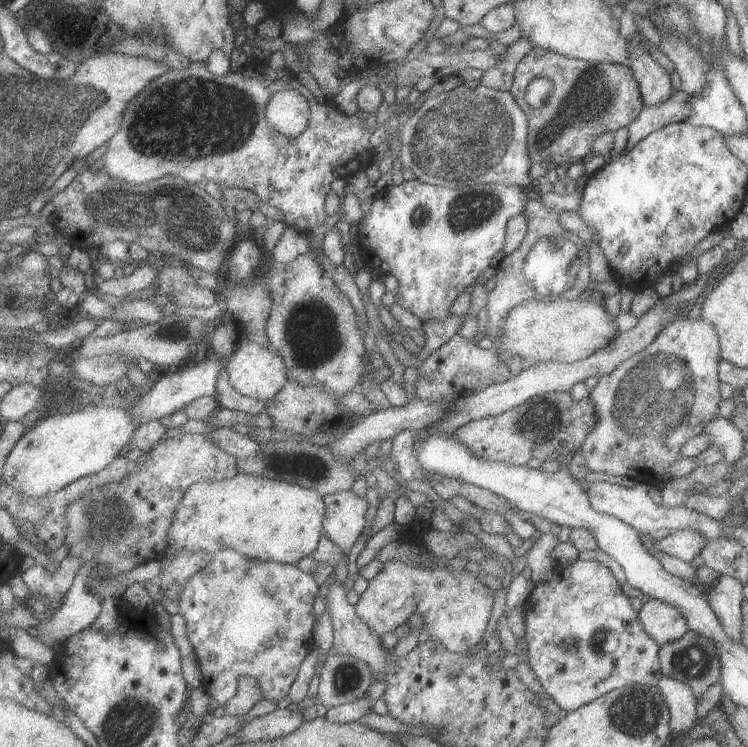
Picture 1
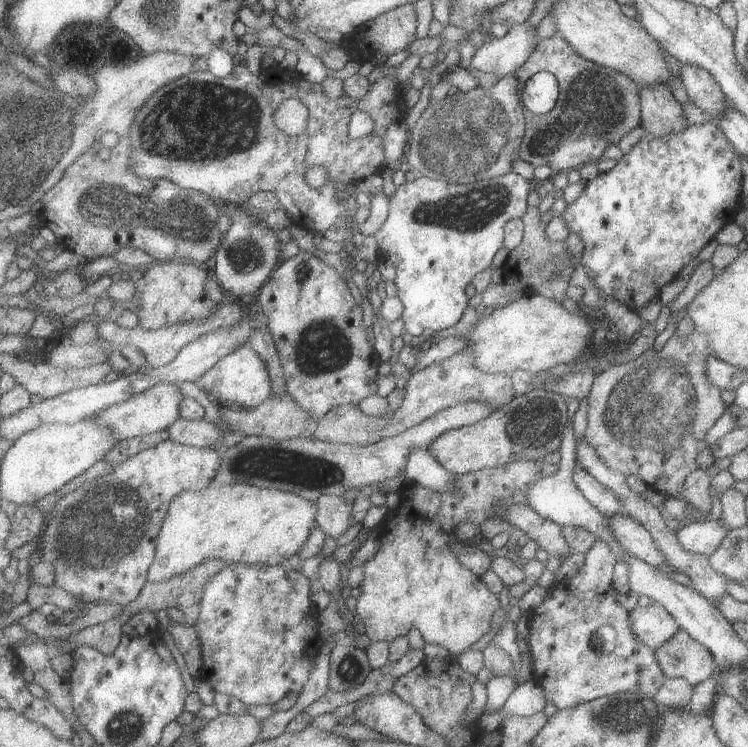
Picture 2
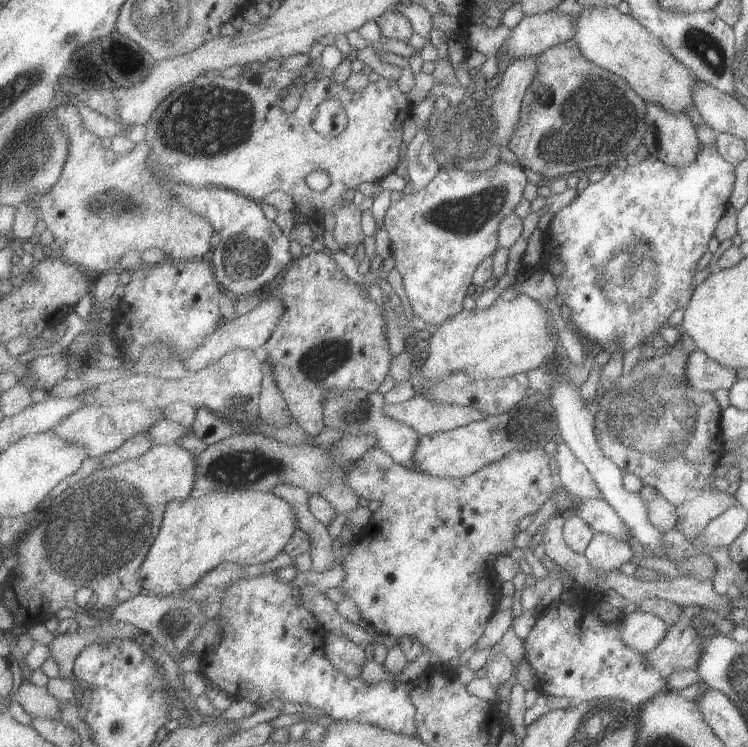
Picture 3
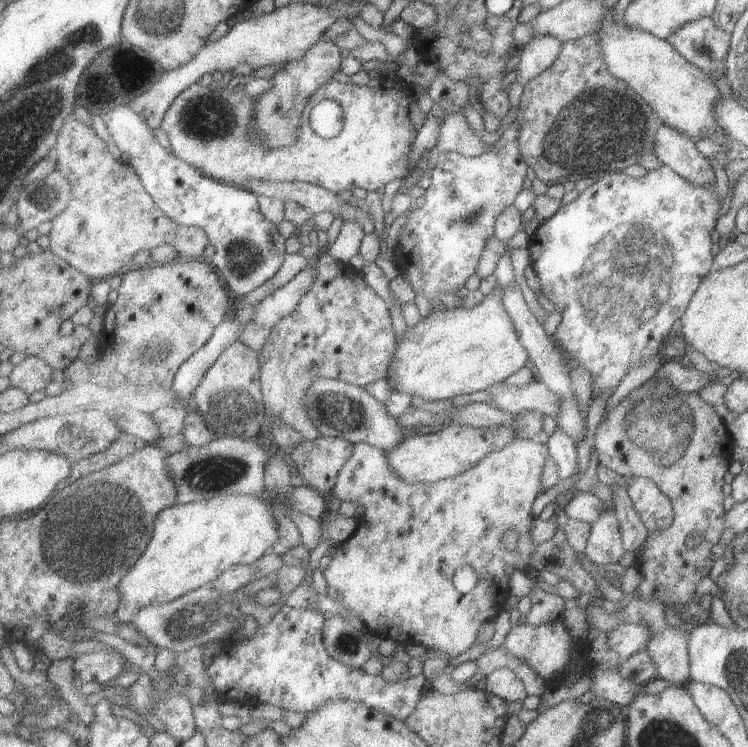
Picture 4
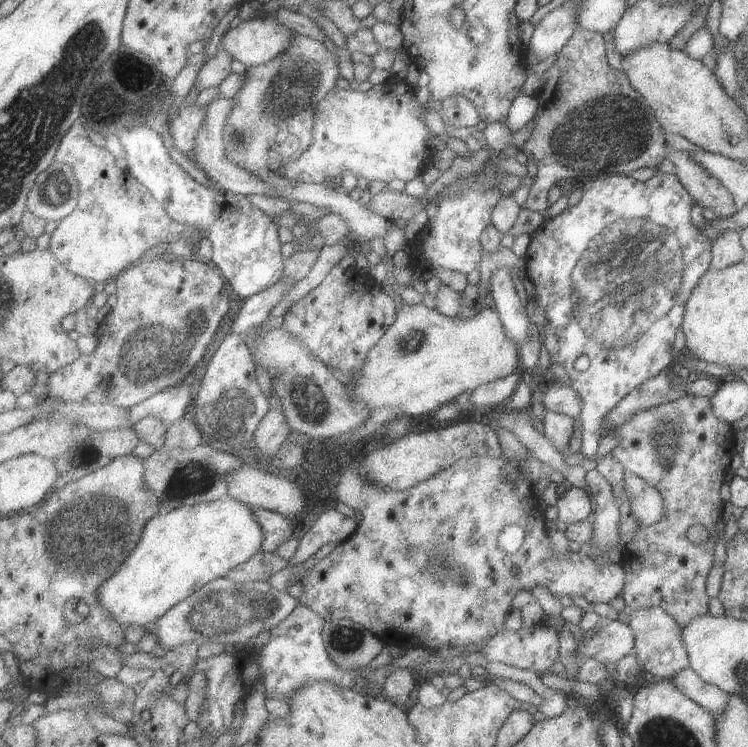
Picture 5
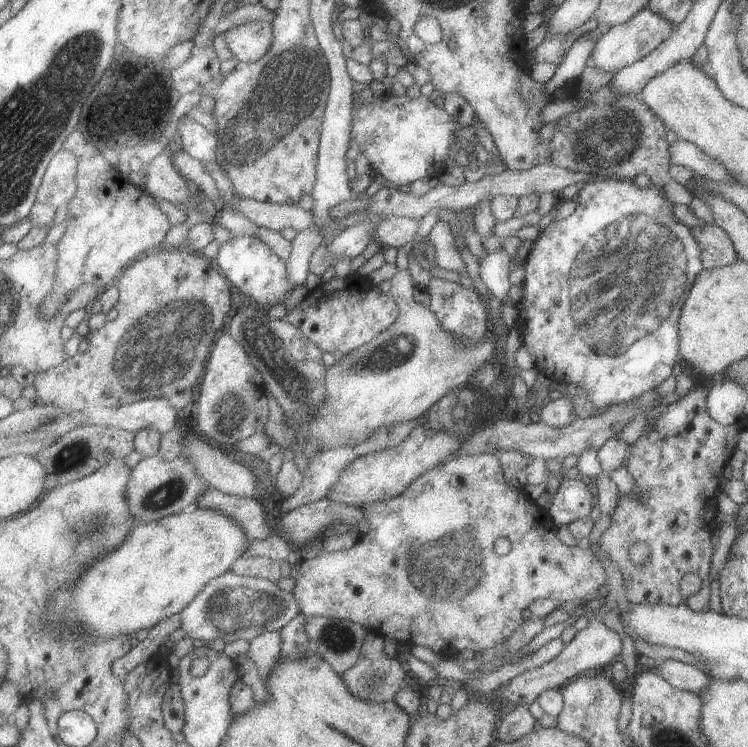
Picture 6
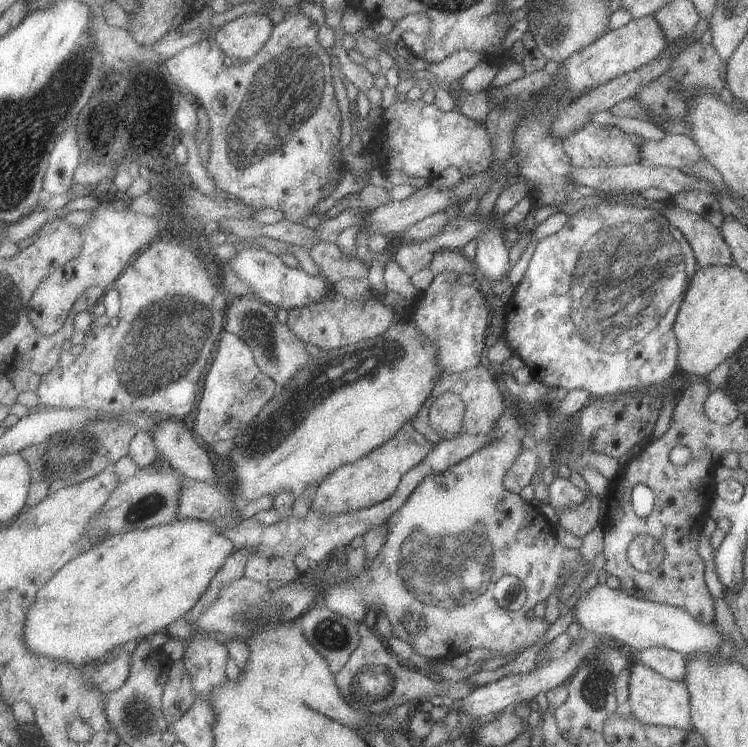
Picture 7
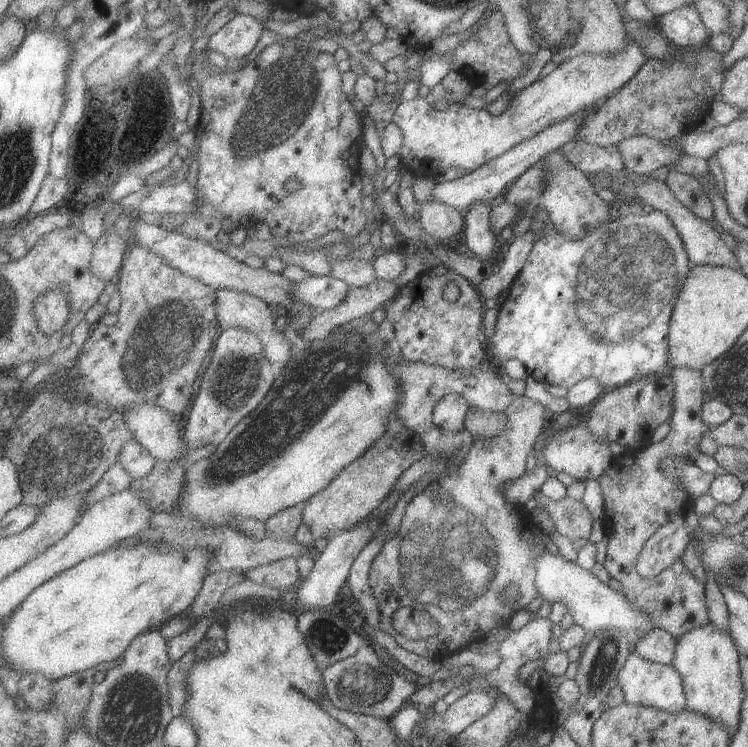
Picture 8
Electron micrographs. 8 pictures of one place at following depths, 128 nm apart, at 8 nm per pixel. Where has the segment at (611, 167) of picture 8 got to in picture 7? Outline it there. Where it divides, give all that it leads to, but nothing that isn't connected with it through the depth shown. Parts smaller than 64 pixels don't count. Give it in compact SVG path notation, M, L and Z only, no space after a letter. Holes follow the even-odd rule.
M587 122L583 128L571 132L560 140L563 152L569 156L569 162L573 167L616 167L629 164L637 164L637 152L642 138L635 134L626 134L615 125L599 125Z

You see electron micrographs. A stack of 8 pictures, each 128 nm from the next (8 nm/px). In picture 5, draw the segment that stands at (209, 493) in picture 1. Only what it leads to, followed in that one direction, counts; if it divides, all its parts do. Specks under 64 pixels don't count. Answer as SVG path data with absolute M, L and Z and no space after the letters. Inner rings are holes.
M231 496L210 503L185 505L168 513L161 512L147 523L141 534L141 542L137 544L133 554L121 564L121 568L111 578L101 584L101 588L97 588L97 598L123 628L151 627L171 608L191 598L210 581L226 577L234 568L251 559L260 551L264 542L265 531L257 522L253 507Z

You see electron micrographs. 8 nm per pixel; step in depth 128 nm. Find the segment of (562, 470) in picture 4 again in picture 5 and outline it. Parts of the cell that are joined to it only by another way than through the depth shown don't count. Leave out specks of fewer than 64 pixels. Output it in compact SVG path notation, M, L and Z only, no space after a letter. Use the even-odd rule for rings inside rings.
M545 410L541 422L543 435L549 440L551 446L562 455L567 455L568 442L576 422L575 419L567 414Z

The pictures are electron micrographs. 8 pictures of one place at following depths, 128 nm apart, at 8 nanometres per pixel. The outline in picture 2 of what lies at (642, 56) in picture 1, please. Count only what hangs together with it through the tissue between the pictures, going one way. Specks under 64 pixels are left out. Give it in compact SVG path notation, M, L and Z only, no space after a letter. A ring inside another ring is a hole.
M653 84L639 89L640 124L644 133L651 136L667 136L671 132L681 132L688 123L683 116L683 108L671 95L669 86Z

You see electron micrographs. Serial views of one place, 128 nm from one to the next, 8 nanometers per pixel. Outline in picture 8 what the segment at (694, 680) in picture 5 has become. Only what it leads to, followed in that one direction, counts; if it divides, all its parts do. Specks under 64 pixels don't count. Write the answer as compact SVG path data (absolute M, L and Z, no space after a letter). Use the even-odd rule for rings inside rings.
M653 628L645 632L632 646L641 658L657 664L670 664L673 660L676 638L664 630Z

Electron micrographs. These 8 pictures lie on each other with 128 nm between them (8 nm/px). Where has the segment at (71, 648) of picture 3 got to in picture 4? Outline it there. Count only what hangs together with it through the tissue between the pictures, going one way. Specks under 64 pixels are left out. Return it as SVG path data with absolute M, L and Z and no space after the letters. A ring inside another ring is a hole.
M68 659L52 661L47 669L47 678L59 689L61 698L89 727L97 720L97 716L94 706L87 704L86 695L75 685L75 661Z

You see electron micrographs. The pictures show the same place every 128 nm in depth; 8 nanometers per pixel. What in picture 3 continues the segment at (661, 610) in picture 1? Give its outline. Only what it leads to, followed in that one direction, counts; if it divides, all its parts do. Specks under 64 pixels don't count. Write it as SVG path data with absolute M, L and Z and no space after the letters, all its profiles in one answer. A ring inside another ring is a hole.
M631 609L624 613L619 628L621 642L639 654L653 650L668 631L667 624L661 618L645 611L637 612Z

